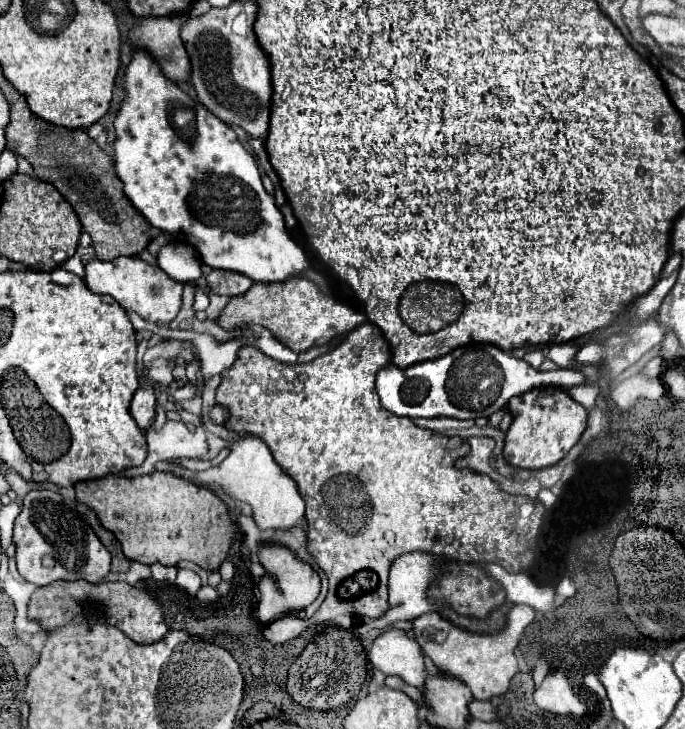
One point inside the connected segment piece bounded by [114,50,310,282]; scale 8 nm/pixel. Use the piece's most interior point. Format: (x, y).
(235, 225)

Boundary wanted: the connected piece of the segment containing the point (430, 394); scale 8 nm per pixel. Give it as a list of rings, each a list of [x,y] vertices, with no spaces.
[[[470,344],[456,348],[446,356],[414,364],[410,368],[398,368],[394,364],[388,364],[376,376],[376,392],[380,396],[380,404],[396,416],[450,416],[458,420],[476,420],[492,416],[494,412],[502,410],[510,398],[520,396],[530,388],[570,388],[584,382],[586,378],[576,370],[558,368],[552,372],[540,372],[532,368],[526,360],[516,358],[494,344]]]

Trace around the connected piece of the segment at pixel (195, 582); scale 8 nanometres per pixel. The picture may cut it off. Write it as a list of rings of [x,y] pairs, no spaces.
[[[180,570],[178,572],[178,578],[176,578],[176,584],[180,586],[180,588],[184,588],[188,594],[196,594],[198,590],[200,590],[200,578],[198,578],[198,574],[194,572],[194,570]]]

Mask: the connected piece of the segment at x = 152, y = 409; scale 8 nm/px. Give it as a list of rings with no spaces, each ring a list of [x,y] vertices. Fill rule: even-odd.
[[[152,386],[138,388],[138,392],[132,398],[130,414],[142,430],[152,428],[154,418],[156,418],[156,398],[154,398],[154,388]]]

